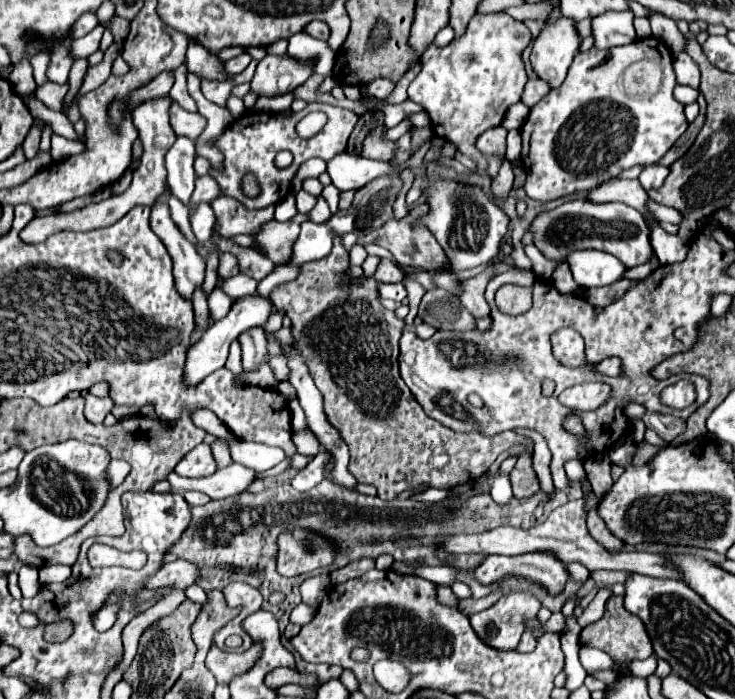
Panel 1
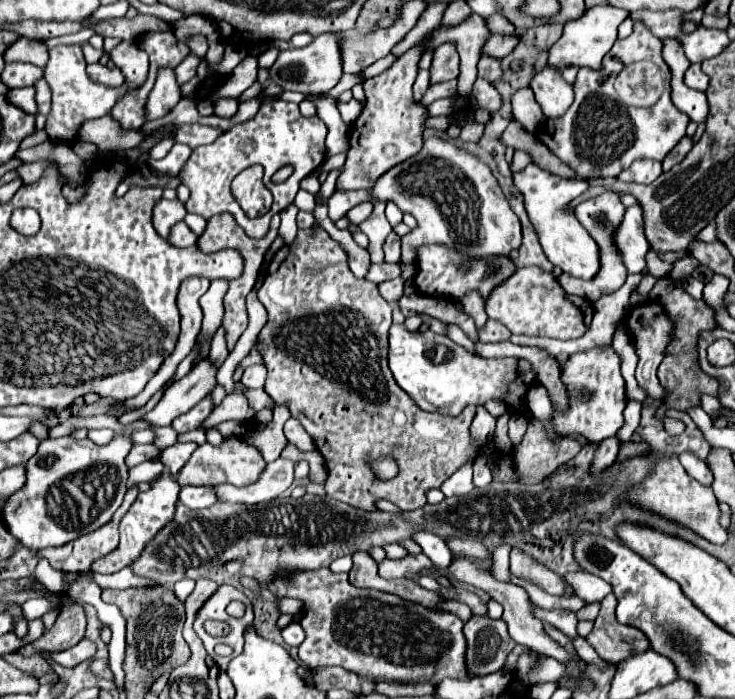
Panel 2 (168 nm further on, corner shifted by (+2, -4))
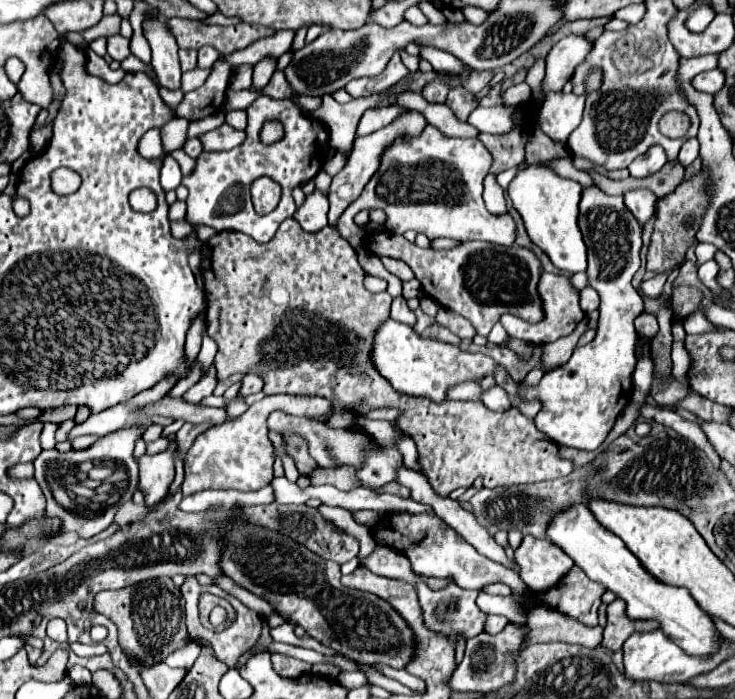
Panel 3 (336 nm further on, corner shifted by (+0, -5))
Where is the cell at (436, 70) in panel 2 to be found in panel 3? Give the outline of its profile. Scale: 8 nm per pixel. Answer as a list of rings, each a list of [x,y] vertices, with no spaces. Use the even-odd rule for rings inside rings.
[[[440,73],[440,79],[436,79],[436,81],[432,81],[430,85],[424,87],[422,97],[428,103],[444,103],[446,101],[446,95],[448,95],[448,79],[452,79],[452,77],[456,77],[456,75]]]

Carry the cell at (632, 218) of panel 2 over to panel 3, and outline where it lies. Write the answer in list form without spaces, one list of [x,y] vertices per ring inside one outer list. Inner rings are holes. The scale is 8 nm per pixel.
[[[636,189],[636,191],[628,191],[624,195],[624,203],[626,207],[638,217],[638,221],[644,225],[652,215],[654,215],[654,209],[656,209],[656,195],[650,193],[648,189]]]

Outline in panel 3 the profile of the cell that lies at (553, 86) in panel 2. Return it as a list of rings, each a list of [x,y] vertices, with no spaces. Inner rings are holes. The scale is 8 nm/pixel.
[[[548,93],[538,115],[544,135],[552,141],[566,143],[570,133],[580,125],[584,99],[574,93]]]

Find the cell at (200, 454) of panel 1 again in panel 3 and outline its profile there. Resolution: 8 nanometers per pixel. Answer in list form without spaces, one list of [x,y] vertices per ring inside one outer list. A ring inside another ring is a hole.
[[[270,395],[254,405],[250,409],[224,423],[210,427],[208,431],[200,433],[190,447],[184,463],[184,483],[182,493],[192,495],[204,489],[236,489],[236,491],[254,491],[270,485],[272,479],[272,463],[274,463],[274,447],[268,439],[268,427],[266,417],[274,409],[283,408],[287,414],[299,417],[320,417],[332,413],[332,403],[314,397],[314,395]]]

